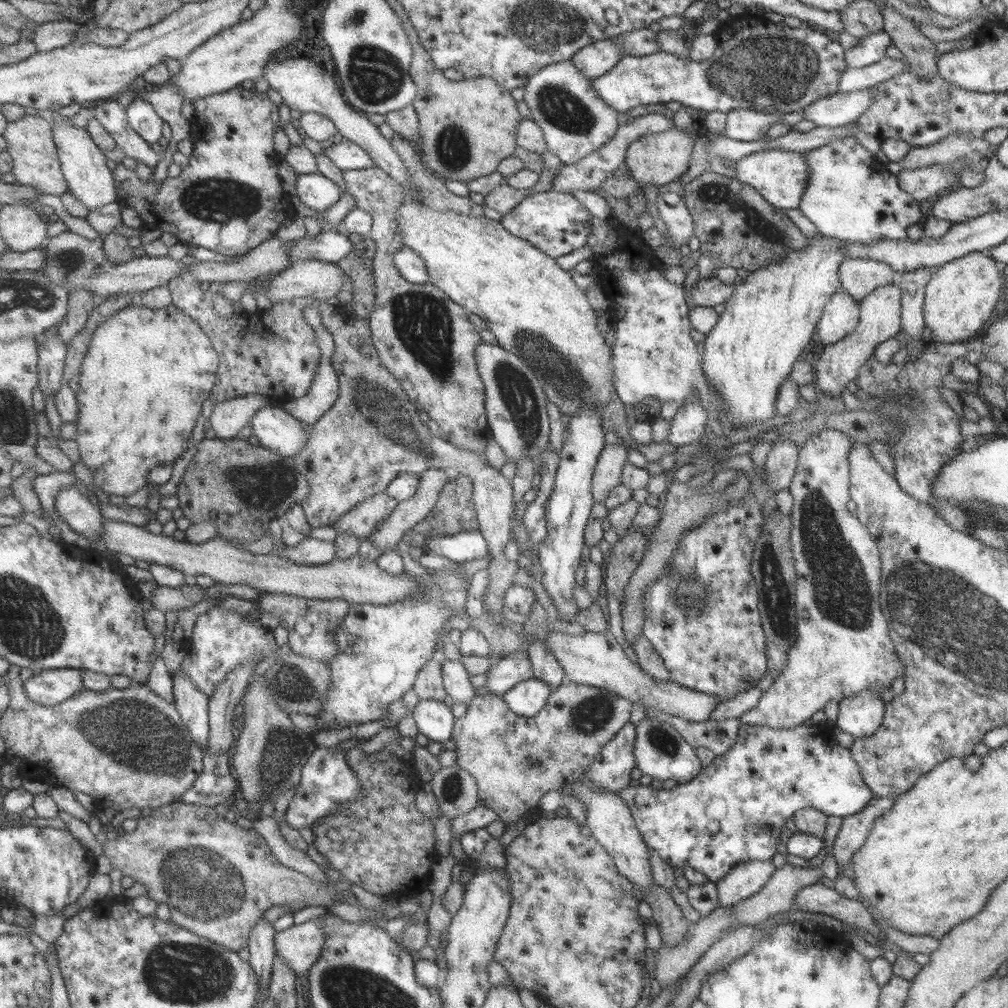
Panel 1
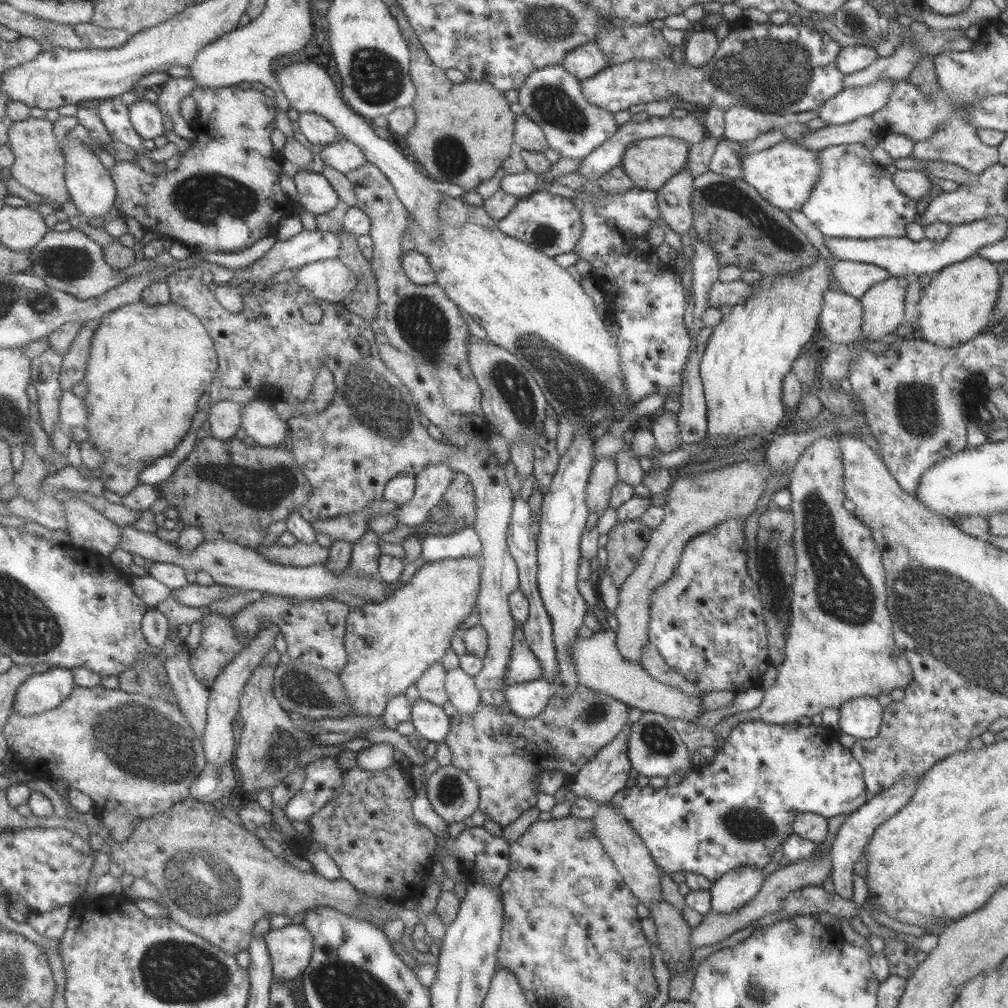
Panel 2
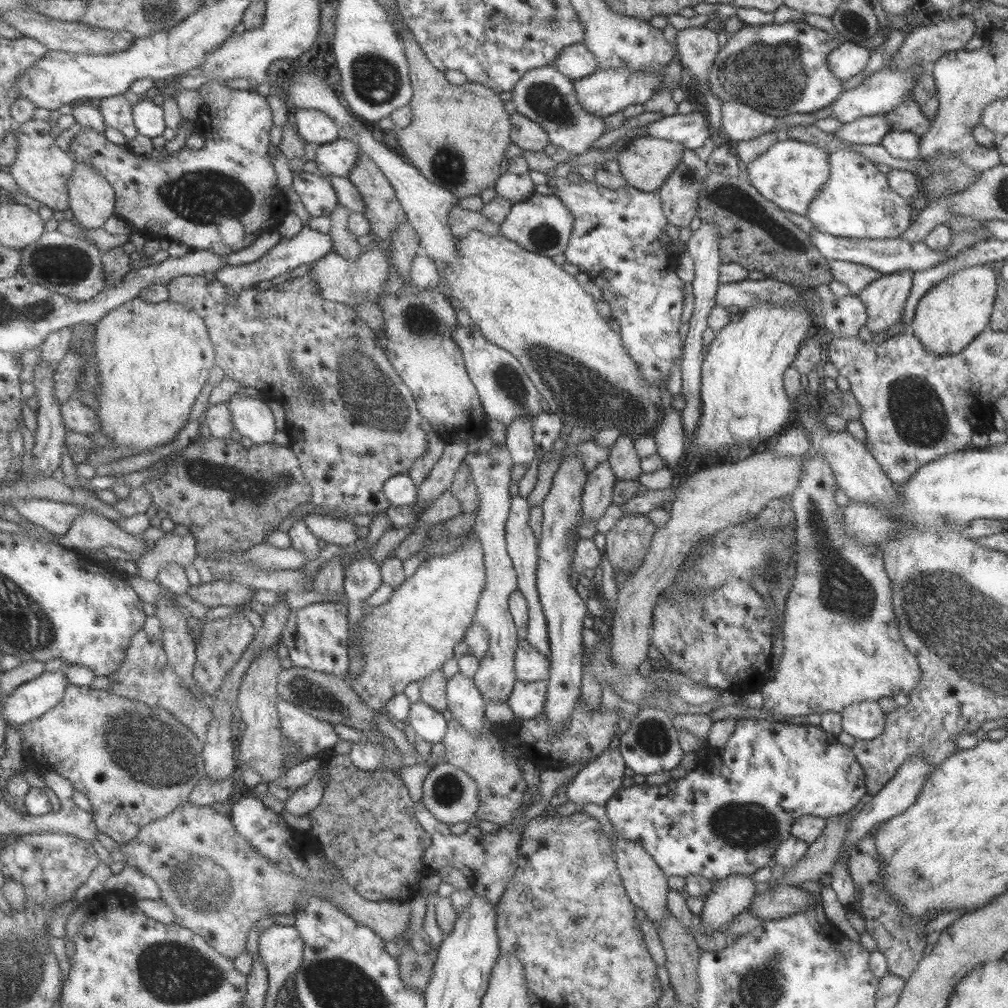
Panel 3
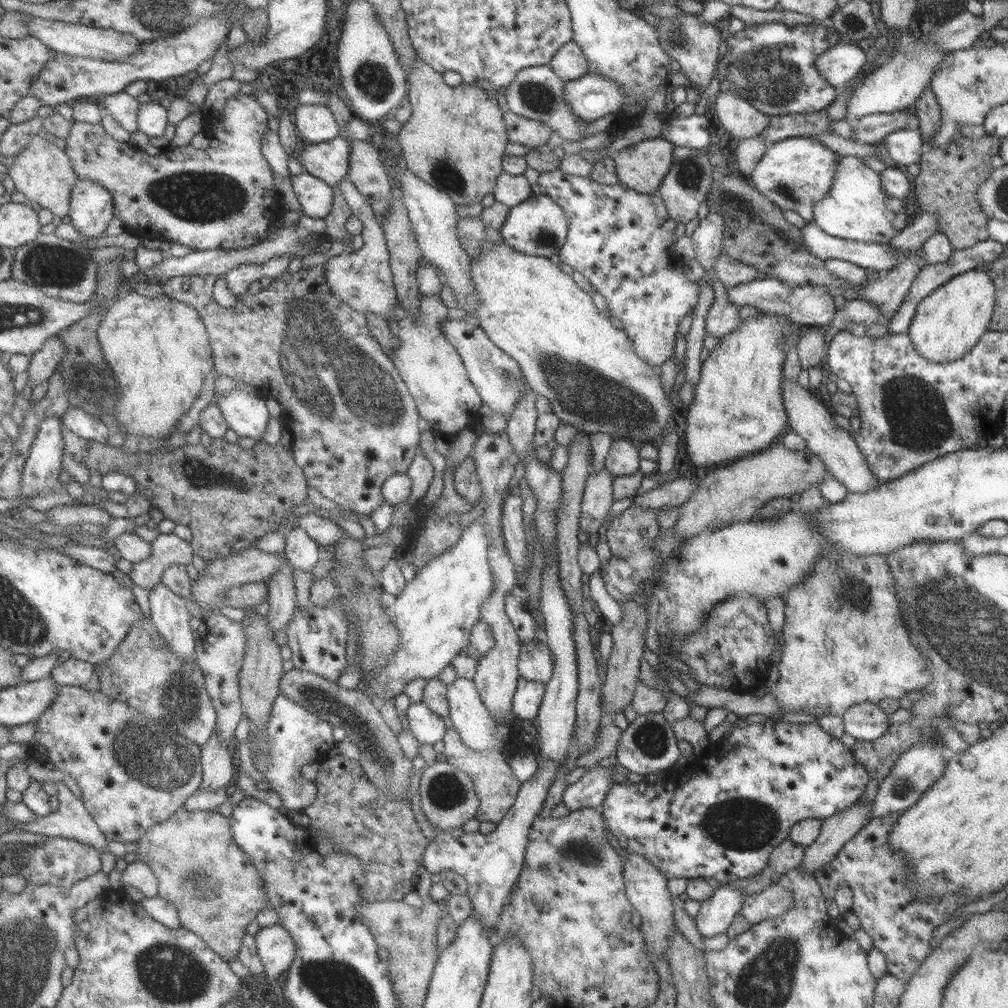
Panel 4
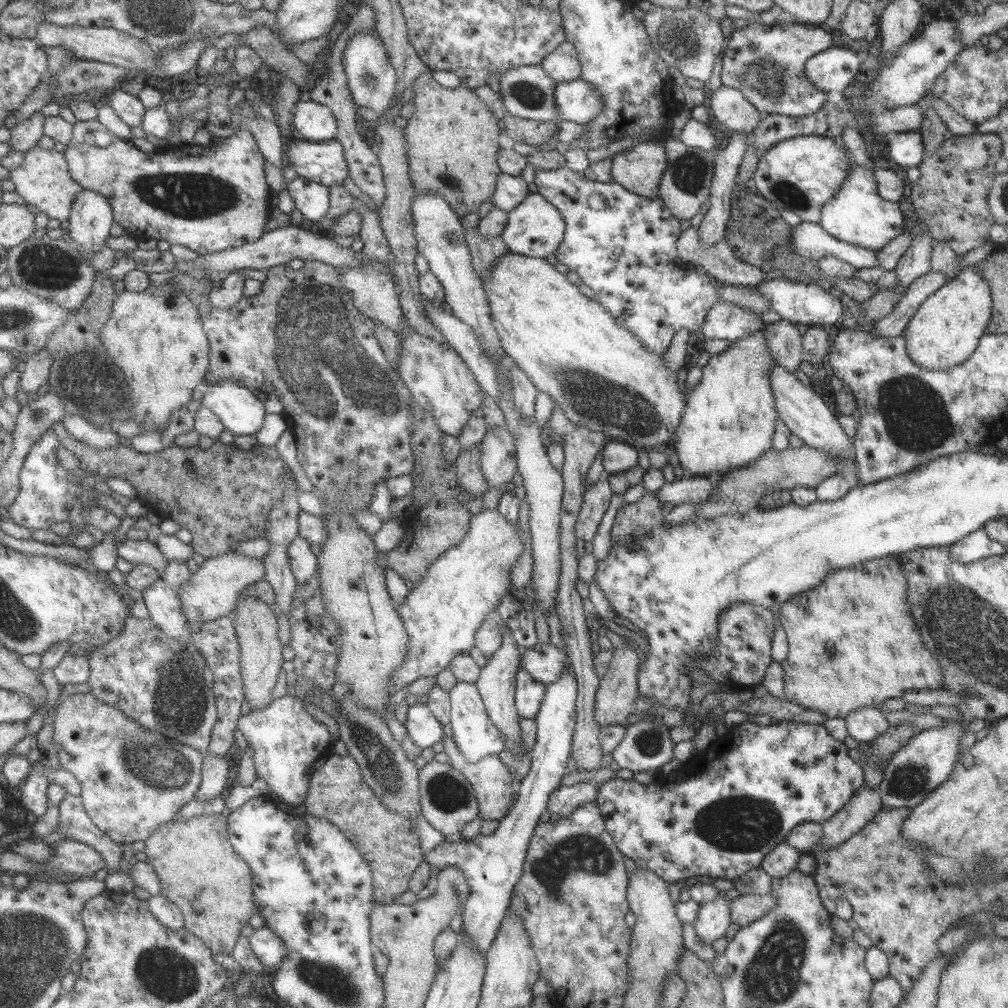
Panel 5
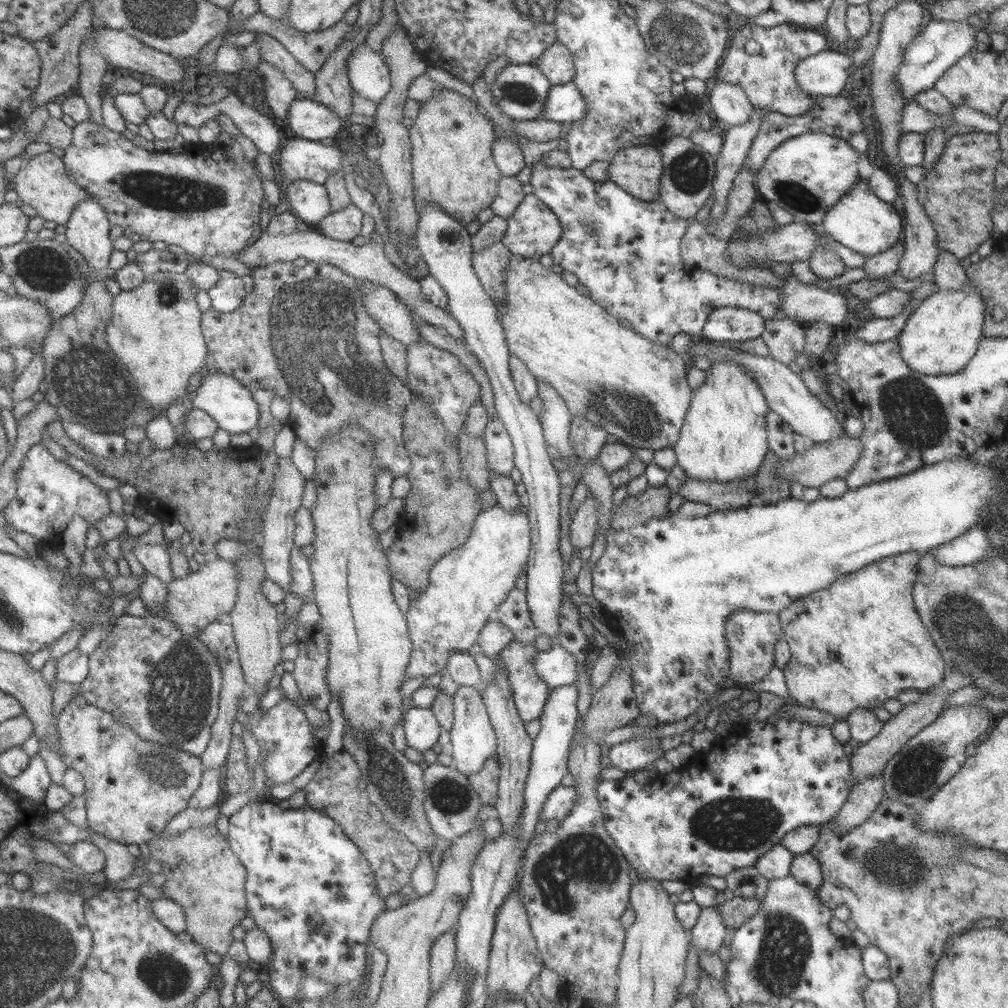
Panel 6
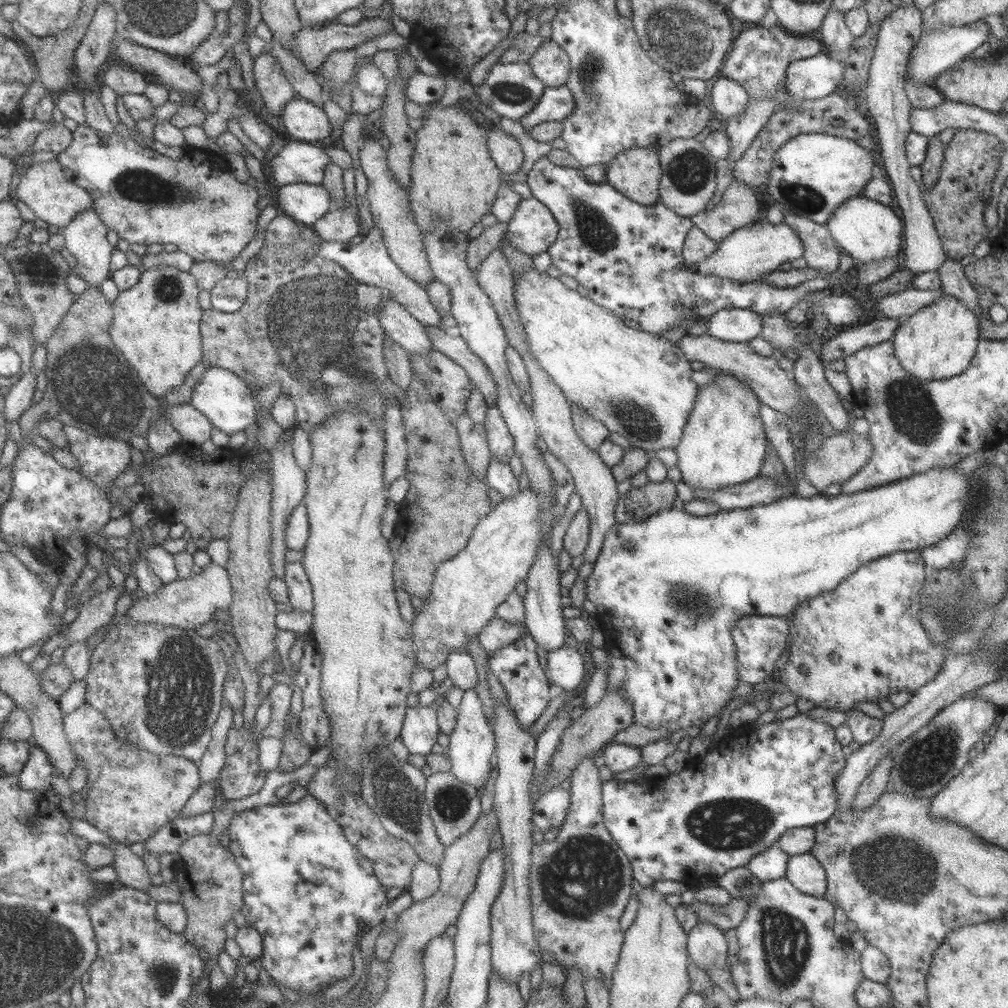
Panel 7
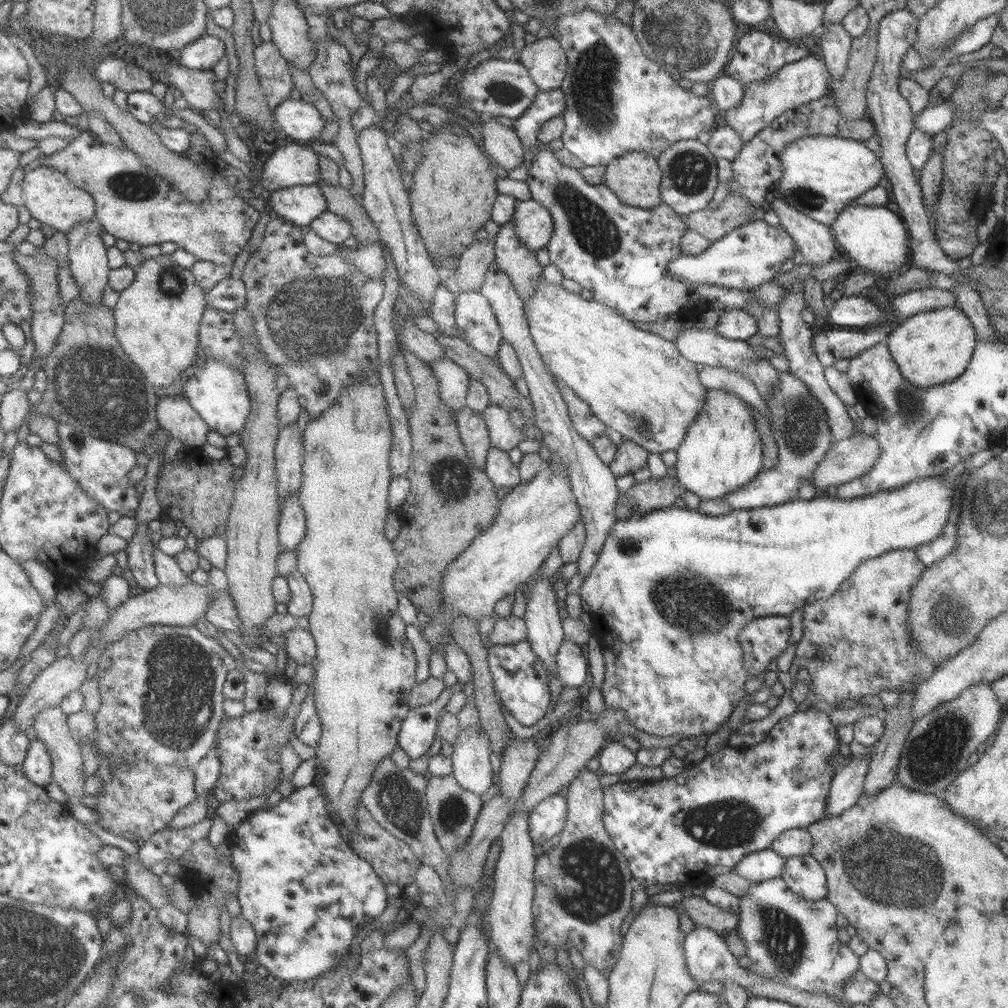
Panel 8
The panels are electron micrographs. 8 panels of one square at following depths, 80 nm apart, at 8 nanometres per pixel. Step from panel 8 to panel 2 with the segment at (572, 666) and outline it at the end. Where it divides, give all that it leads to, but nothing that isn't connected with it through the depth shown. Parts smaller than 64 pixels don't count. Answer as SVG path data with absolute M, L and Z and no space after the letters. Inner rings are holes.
M515 625L504 686L543 678L538 658L529 650L521 625Z

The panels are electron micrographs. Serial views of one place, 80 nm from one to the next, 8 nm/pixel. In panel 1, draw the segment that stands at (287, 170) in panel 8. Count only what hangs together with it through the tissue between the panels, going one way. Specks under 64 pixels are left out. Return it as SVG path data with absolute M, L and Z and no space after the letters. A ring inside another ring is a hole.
M345 138L338 143L327 143L323 148L322 155L343 171L374 165L369 155L360 146Z

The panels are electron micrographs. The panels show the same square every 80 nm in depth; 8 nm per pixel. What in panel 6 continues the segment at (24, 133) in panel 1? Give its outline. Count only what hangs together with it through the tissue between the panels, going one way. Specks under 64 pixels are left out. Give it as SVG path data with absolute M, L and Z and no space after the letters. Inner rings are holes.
M53 152L29 154L21 169L12 177L13 189L17 192L19 199L29 204L38 216L51 220L57 225L67 226L74 210L91 196L87 189L79 186L66 172L64 158L59 158Z

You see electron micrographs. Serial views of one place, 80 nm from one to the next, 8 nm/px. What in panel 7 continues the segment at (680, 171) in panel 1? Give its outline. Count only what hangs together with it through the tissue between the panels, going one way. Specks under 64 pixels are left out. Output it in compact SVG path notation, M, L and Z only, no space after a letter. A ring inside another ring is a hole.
M630 148L618 152L606 165L605 181L625 198L643 206L653 206L659 201L658 184L662 170L657 150L652 148Z

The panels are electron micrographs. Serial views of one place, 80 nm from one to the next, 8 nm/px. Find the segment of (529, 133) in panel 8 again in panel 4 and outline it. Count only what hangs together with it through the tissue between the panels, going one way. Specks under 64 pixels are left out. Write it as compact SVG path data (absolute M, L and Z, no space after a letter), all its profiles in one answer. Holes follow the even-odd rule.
M590 74L564 81L562 93L568 108L583 122L616 112L624 97L623 89L614 80Z

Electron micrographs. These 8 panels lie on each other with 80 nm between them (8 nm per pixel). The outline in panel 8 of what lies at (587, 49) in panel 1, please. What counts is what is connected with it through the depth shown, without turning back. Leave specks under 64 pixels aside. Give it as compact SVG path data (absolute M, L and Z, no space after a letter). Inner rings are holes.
M545 37L527 44L514 58L527 69L538 92L555 90L561 84L566 56L555 38Z

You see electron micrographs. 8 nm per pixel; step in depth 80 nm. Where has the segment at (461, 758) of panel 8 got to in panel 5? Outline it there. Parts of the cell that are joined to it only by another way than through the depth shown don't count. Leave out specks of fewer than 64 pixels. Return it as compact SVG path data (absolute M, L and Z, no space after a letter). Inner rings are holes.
M457 681L449 691L450 700L450 724L453 741L457 751L463 754L467 763L475 763L484 757L498 755L504 750L503 737L499 735L499 730L491 724L487 717L481 697L474 683Z

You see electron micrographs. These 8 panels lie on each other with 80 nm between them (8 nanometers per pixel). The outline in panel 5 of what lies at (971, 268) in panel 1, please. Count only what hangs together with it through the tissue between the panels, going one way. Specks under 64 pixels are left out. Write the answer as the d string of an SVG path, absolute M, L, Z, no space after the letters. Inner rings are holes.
M965 266L959 275L933 292L907 322L902 332L904 347L919 369L947 370L965 362L986 332L991 317L991 291L987 281Z

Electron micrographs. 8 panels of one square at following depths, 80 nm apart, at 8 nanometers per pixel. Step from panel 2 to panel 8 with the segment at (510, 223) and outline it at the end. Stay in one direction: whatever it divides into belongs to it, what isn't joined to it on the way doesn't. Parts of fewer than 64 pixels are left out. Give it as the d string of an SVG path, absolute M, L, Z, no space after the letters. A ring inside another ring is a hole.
M531 199L518 201L513 218L515 236L527 250L537 252L547 246L553 234L552 218L547 209Z

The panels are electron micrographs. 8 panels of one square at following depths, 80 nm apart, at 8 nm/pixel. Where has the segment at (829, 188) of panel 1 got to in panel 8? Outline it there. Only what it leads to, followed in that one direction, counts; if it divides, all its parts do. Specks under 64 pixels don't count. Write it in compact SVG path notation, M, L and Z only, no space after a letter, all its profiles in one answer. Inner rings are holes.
M846 206L829 226L838 249L859 270L889 276L897 273L909 256L907 230L902 218L881 206Z

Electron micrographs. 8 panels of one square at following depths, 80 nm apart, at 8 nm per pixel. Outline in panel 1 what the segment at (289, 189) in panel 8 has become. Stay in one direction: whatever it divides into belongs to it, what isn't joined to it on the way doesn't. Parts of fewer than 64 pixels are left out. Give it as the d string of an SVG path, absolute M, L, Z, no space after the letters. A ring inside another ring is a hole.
M319 172L295 177L295 195L307 208L315 212L327 210L340 197L340 188L336 183Z

